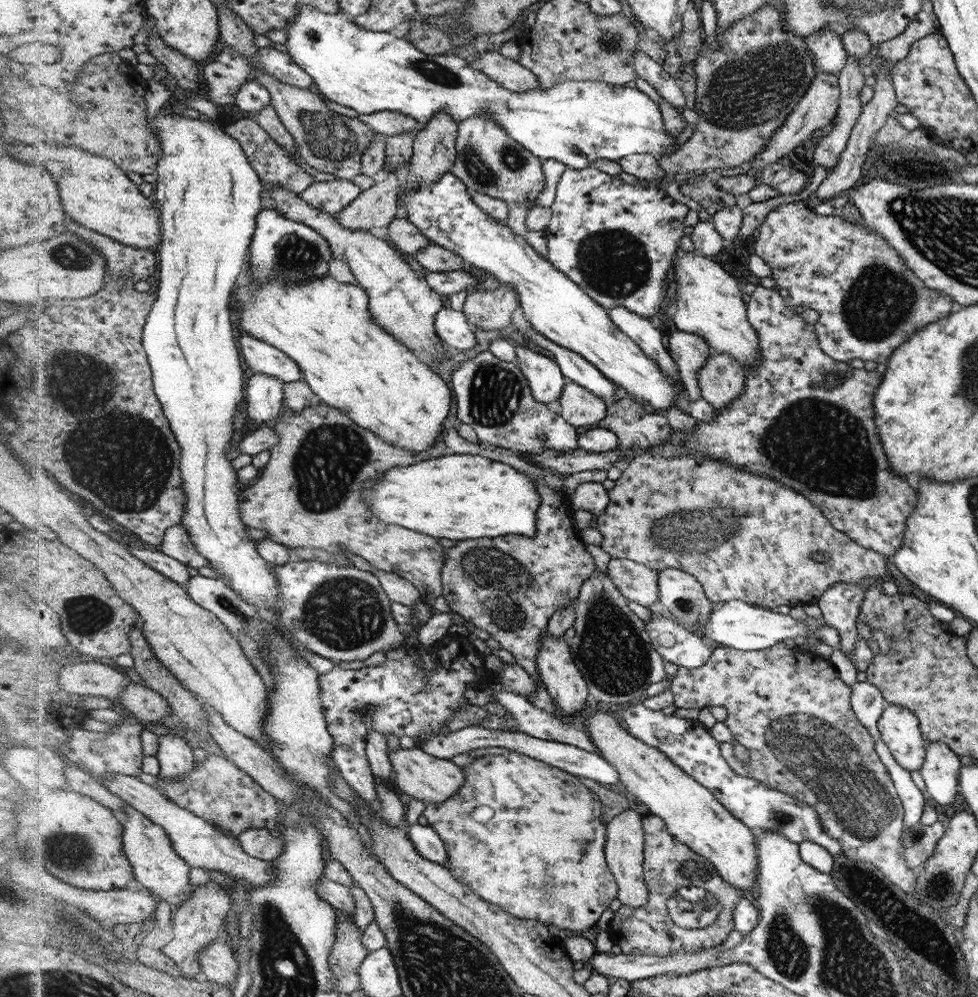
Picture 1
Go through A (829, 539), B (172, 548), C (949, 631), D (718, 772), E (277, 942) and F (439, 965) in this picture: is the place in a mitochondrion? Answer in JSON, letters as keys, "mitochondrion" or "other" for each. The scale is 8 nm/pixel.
{"A":"other","B":"other","C":"other","D":"other","E":"mitochondrion","F":"mitochondrion"}

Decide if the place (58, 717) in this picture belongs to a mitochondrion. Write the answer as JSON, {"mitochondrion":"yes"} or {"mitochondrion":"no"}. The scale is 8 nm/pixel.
{"mitochondrion":"no"}

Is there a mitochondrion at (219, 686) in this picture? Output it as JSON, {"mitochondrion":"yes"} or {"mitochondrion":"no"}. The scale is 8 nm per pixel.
{"mitochondrion":"yes"}

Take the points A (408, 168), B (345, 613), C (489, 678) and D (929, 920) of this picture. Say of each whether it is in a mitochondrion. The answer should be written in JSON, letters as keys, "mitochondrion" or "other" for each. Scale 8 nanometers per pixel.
{"A":"other","B":"mitochondrion","C":"other","D":"mitochondrion"}

